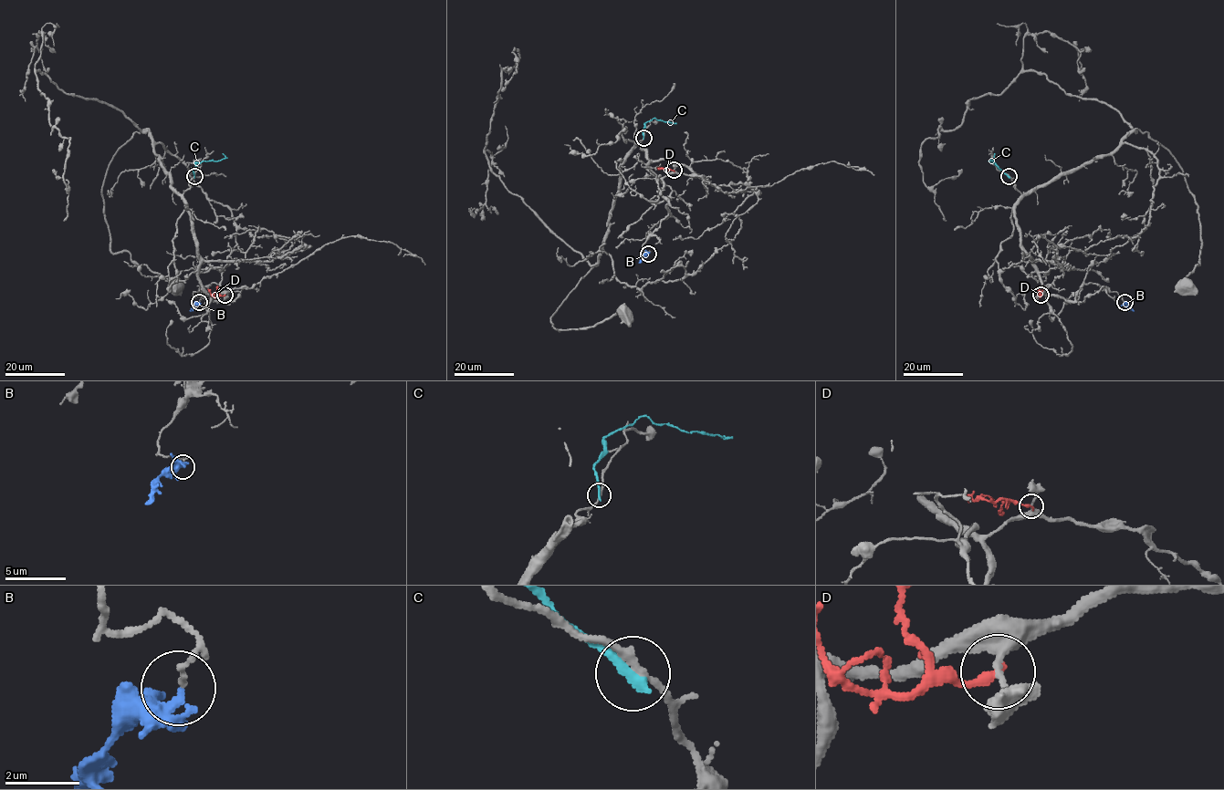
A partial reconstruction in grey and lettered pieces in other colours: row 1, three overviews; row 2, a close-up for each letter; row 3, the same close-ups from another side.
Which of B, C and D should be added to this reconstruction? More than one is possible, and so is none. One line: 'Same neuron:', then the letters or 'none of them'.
Same neuron: none of them

